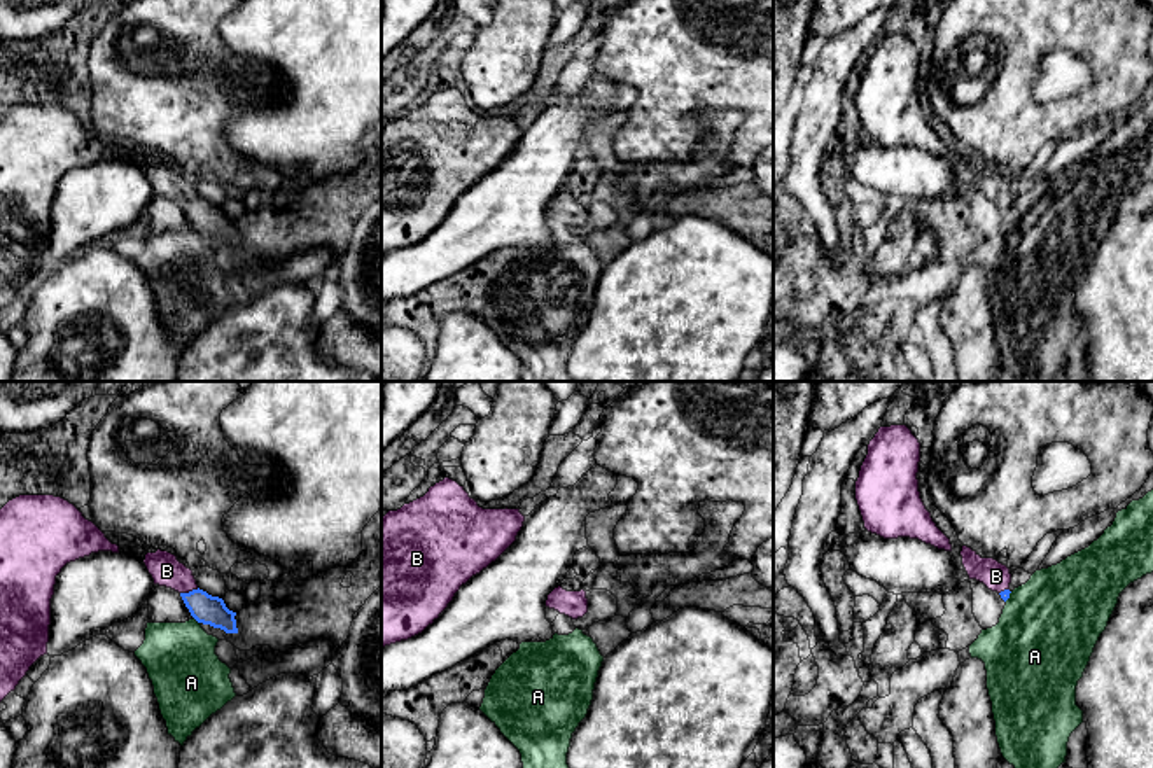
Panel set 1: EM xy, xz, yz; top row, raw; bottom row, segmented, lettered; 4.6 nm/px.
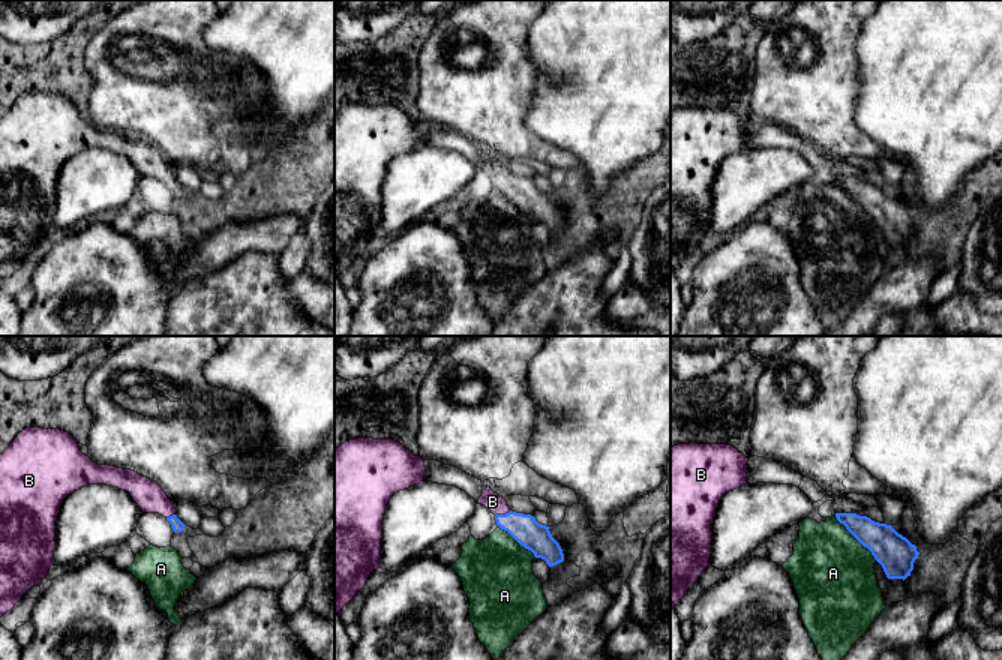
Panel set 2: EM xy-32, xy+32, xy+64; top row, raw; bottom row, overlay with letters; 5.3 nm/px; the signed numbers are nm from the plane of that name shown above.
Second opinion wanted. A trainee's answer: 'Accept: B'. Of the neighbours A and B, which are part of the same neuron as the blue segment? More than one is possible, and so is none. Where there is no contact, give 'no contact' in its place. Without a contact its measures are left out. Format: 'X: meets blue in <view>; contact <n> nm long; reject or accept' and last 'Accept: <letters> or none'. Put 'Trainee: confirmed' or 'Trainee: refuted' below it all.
A: meets blue in xy; contact 50 nm long; reject
B: meets blue in xy; contact 90 nm long; accept
Accept: B
Trainee: confirmed

